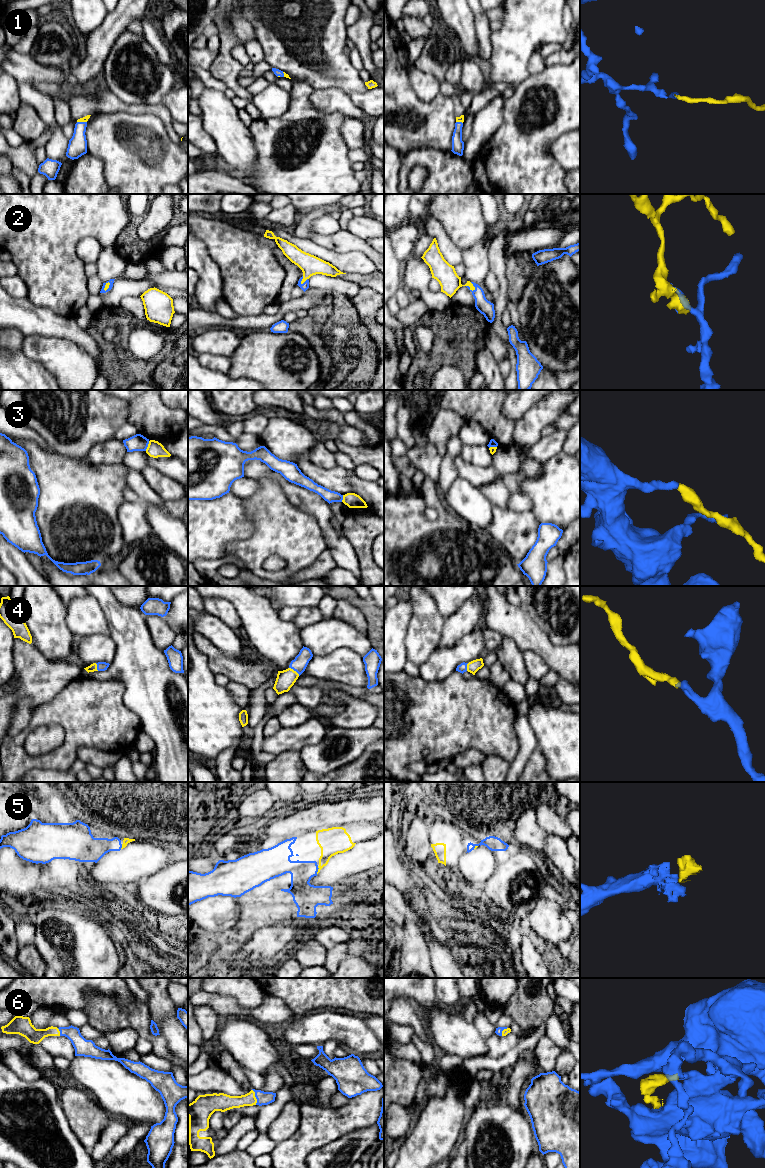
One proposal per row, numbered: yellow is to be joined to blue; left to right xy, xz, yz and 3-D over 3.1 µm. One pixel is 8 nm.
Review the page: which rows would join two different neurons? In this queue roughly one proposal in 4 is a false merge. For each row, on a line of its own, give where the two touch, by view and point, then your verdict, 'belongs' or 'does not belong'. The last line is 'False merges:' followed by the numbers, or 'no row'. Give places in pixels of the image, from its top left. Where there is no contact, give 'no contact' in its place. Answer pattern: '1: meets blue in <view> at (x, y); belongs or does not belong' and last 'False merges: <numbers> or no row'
1: meets blue in xy at (82, 122); belongs
2: meets blue in yz at (471, 290); belongs
3: meets blue in xy at (147, 446); does not belong
4: meets blue in xz at (294, 670); belongs
5: meets blue in xz at (317, 870); belongs
6: meets blue in xz at (255, 1096); belongs
False merges: 3

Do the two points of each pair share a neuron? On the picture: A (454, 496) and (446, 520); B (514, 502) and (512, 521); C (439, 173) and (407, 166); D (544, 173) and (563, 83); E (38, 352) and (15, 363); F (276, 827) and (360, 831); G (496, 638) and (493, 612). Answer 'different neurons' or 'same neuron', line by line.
A: different neurons
B: different neurons
C: same neuron
D: same neuron
E: different neurons
F: different neurons
G: different neurons

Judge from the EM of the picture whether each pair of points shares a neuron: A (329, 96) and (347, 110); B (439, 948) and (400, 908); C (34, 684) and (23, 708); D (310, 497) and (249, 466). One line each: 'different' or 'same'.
A: same
B: same
C: different
D: same

